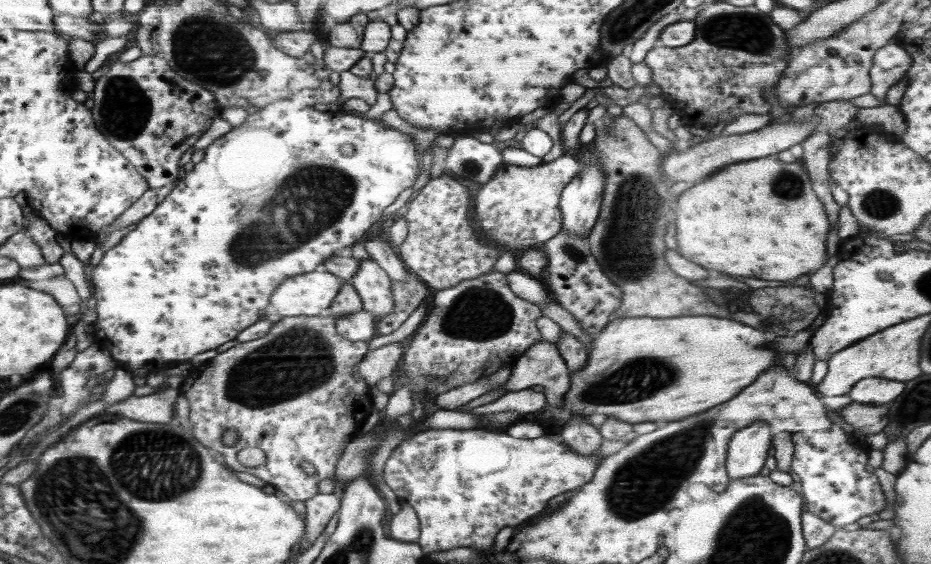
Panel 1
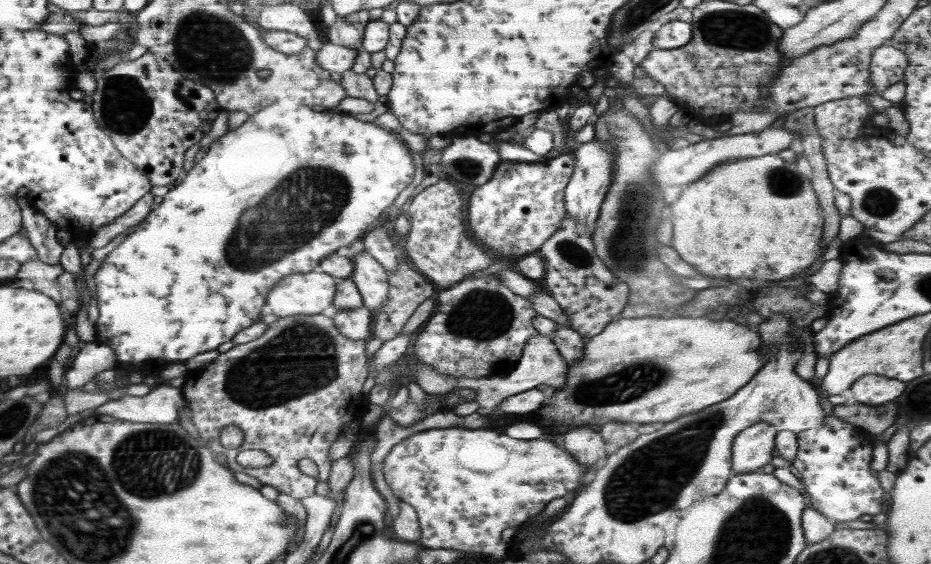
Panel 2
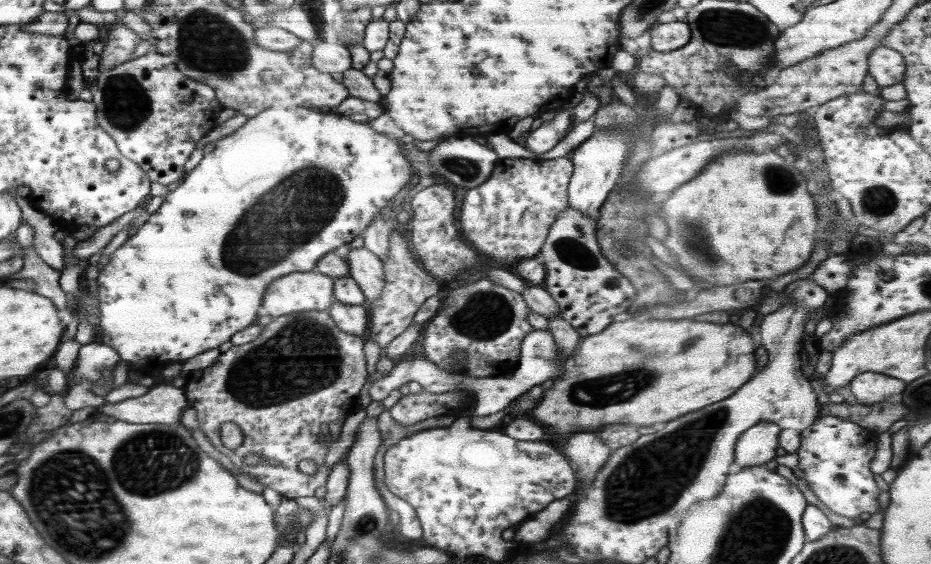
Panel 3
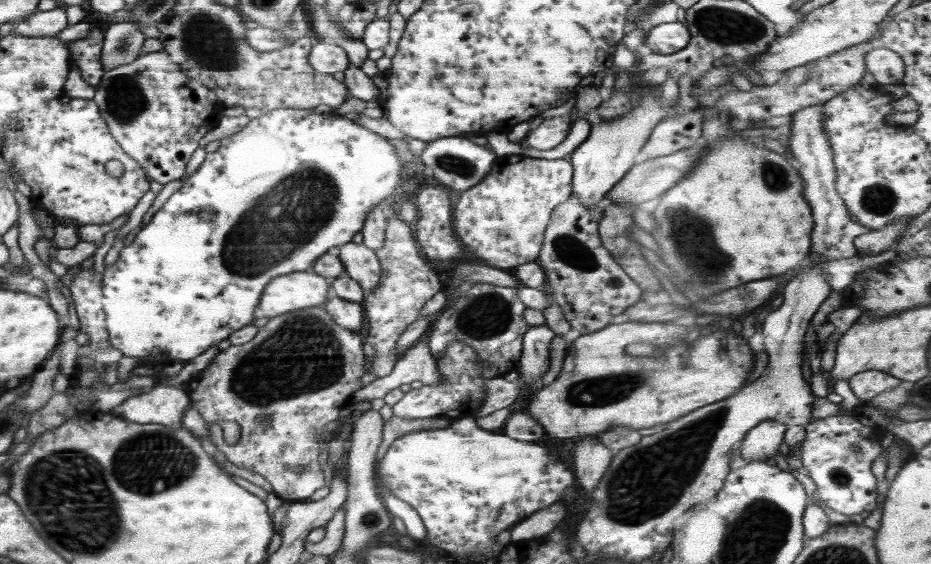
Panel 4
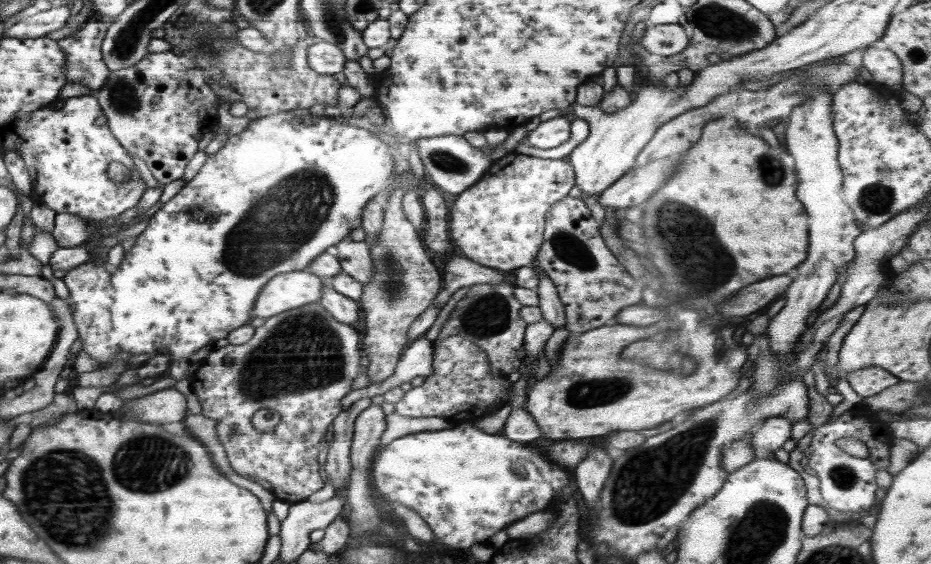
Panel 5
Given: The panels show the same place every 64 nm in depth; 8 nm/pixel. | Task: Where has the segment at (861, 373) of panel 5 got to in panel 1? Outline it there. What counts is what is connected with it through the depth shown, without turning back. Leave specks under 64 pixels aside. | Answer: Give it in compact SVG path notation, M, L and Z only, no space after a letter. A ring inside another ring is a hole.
M868 377L856 381L849 390L849 397L854 403L865 405L883 405L902 394L905 382L885 378Z

